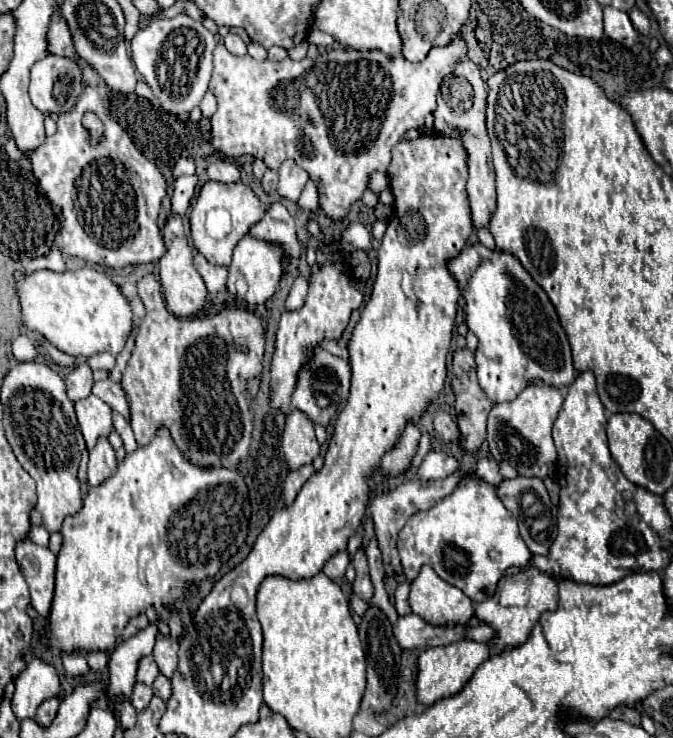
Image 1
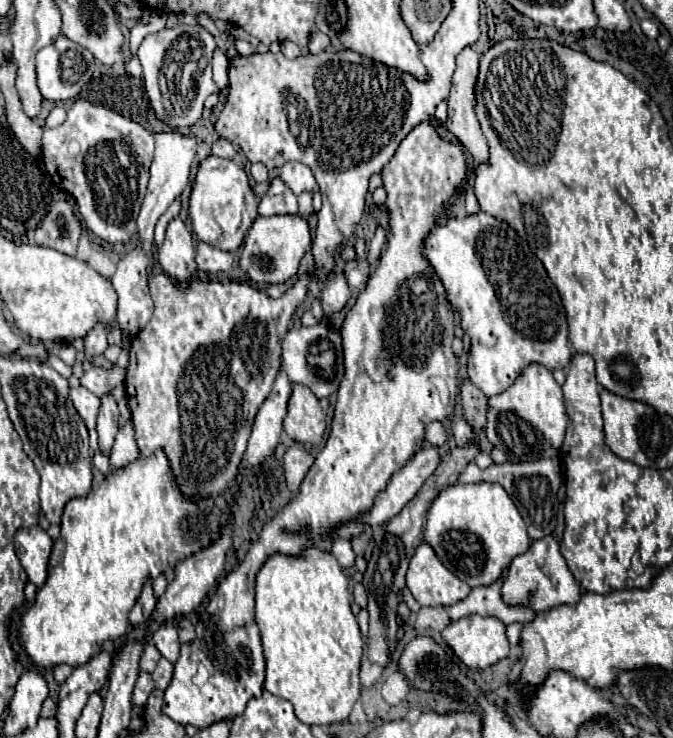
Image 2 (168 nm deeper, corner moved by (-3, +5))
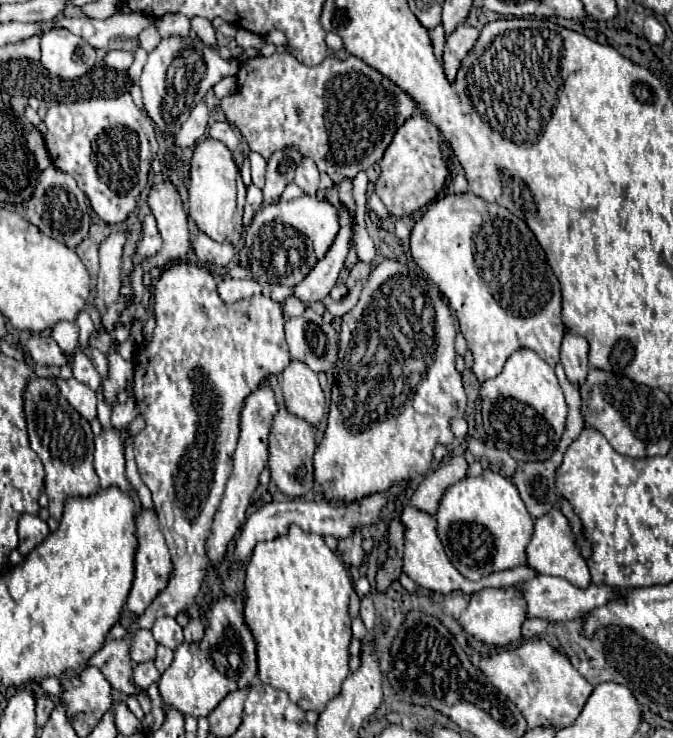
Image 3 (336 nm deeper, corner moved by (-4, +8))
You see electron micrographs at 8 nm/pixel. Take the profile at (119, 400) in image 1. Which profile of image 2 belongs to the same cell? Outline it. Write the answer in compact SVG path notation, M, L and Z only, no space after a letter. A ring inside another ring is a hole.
M115 366L113 370L103 368L89 368L81 376L81 386L91 390L95 396L103 396L105 392L112 392L120 384L124 384L126 370Z

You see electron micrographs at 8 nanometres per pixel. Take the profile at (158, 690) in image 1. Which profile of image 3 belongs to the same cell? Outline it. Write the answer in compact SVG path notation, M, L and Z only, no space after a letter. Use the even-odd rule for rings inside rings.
M158 645L158 655L156 655L156 659L154 659L156 669L158 669L160 673L164 673L164 671L170 667L170 663L172 663L172 651L170 651L168 647L164 647L164 645Z

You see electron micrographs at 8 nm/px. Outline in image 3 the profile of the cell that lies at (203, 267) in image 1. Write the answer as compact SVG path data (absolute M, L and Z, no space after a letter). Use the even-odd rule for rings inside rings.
M200 233L194 241L194 253L200 261L210 263L214 267L226 267L234 261L234 247L230 243L216 243L208 239L208 235Z

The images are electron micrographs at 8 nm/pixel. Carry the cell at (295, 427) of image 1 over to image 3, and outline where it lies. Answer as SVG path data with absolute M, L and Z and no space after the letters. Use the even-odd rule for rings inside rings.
M290 361L280 379L288 413L318 425L326 413L326 397L320 389L318 375L300 361Z

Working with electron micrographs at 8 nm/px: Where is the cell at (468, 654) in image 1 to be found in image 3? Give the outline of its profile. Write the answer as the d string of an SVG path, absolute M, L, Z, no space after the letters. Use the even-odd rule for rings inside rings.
M484 589L470 597L470 603L468 603L466 611L460 615L458 623L476 641L494 645L494 647L506 647L506 645L522 639L520 627L522 627L522 621L526 619L524 613L526 613L526 605L518 591L514 591L514 589Z

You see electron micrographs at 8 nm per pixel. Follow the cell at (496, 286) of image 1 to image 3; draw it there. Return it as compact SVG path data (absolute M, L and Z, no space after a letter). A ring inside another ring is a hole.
M470 191L464 195L446 195L428 205L422 219L412 227L410 251L414 263L438 285L448 305L456 311L460 331L474 353L472 371L480 383L498 377L506 359L518 349L536 351L552 367L560 363L560 343L566 333L562 323L560 285L542 247L522 219Z

